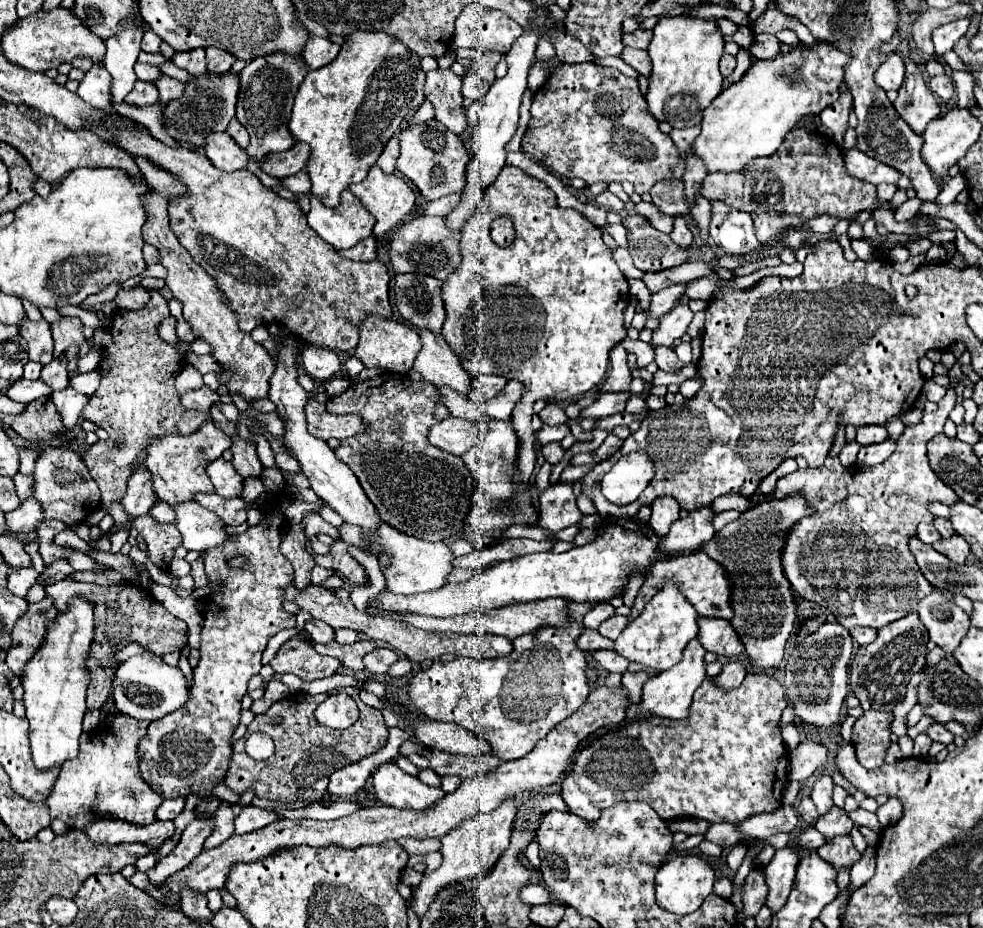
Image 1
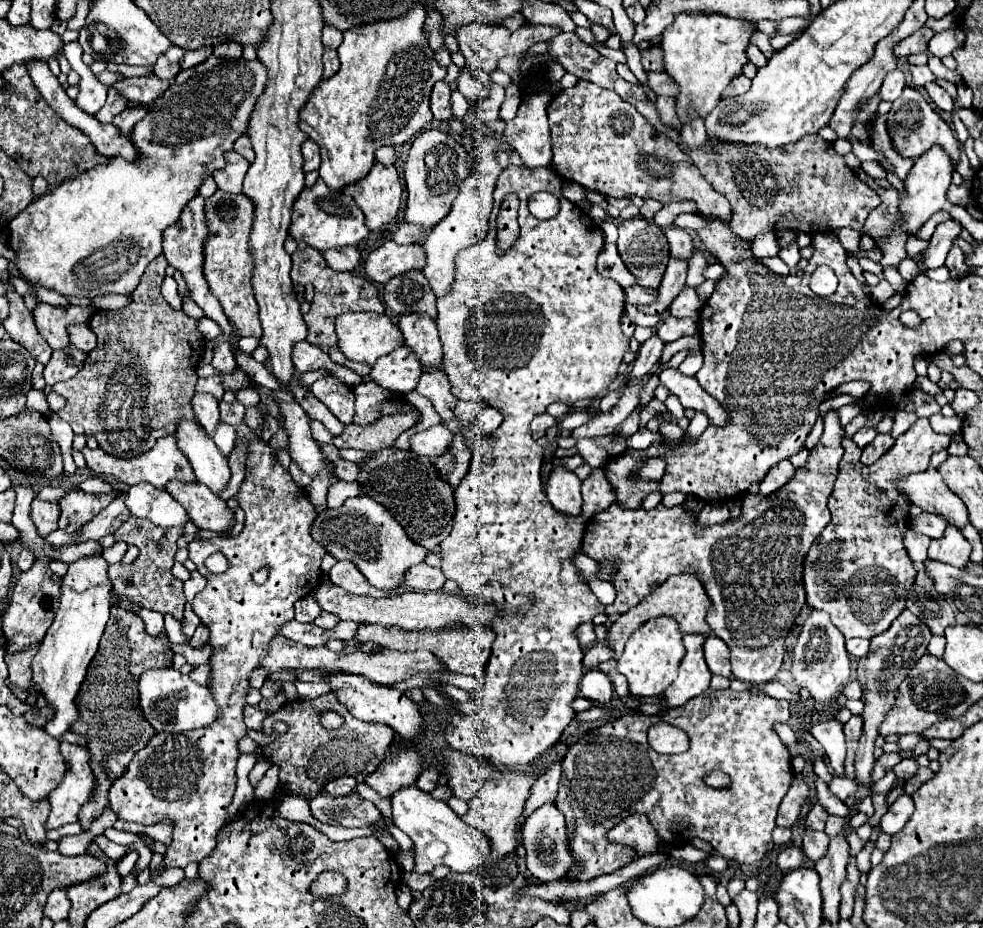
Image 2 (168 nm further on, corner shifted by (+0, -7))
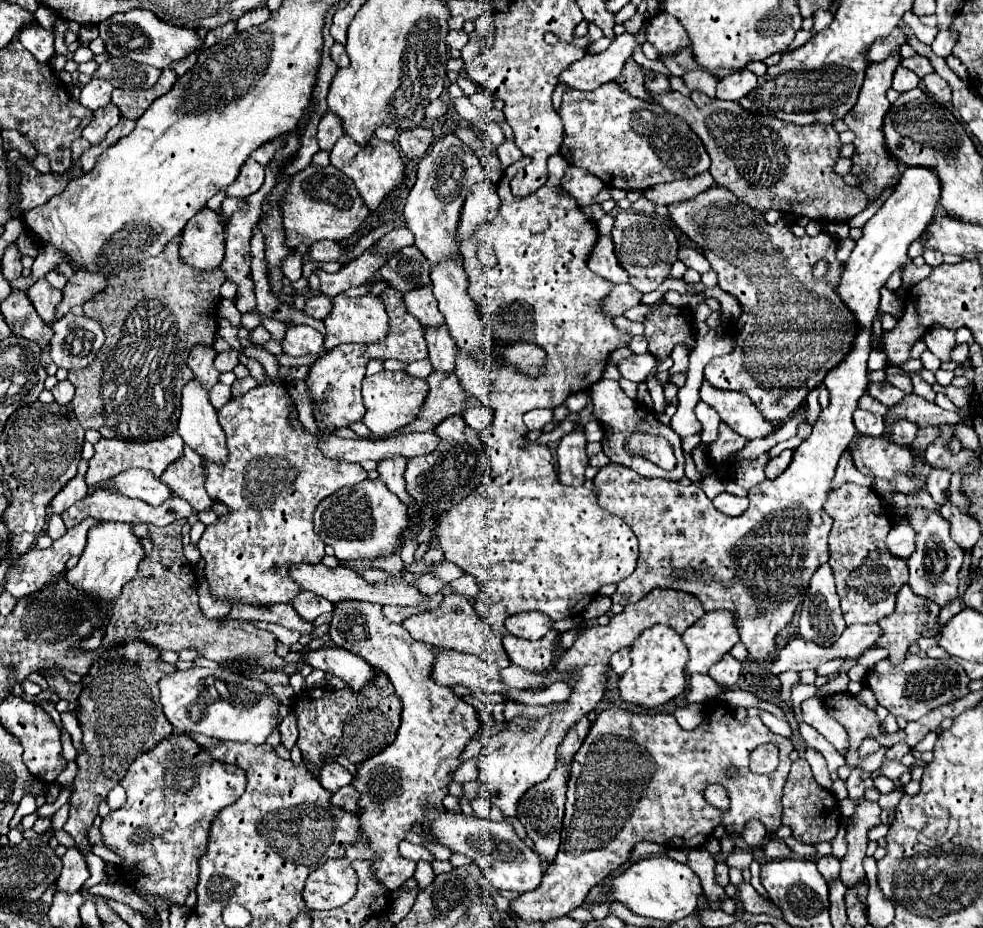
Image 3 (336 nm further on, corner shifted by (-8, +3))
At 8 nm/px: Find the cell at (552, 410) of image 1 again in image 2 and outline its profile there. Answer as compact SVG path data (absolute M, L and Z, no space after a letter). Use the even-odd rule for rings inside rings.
M542 413L542 415L536 415L534 419L532 419L532 423L530 423L530 429L532 431L546 431L548 427L552 427L556 423L556 419L554 417L550 417L548 413Z

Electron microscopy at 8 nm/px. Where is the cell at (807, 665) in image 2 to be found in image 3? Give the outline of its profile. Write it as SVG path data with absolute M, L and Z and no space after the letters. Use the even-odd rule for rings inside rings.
M824 563L810 579L810 587L802 601L800 611L800 635L808 641L836 643L846 629L840 599L832 579L832 569Z

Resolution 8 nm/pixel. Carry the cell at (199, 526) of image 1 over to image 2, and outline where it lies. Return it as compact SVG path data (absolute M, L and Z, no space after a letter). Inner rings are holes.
M148 483L128 487L124 503L134 517L150 519L160 527L184 527L184 523L190 521L184 507L170 493Z

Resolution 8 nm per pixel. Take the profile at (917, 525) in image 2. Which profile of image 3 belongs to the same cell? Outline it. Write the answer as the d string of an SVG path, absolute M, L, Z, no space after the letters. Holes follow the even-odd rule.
M932 469L932 475L928 477L928 483L926 483L926 489L928 493L932 495L932 499L936 503L944 503L944 491L950 483L950 475L948 471L940 471L940 469Z

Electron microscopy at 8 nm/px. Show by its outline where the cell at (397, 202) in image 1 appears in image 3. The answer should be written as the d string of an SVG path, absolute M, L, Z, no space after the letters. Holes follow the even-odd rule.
M342 135L342 139L330 151L330 163L354 181L358 193L362 195L362 199L370 211L376 211L382 205L382 201L404 183L406 167L404 167L404 161L402 161L398 149L392 143L384 143L376 137L372 137L366 147L360 147L358 143L352 143L352 139Z

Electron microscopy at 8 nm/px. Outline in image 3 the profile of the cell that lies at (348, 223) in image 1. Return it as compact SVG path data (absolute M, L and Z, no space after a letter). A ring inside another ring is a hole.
M308 165L292 177L288 195L282 203L282 225L286 229L286 245L298 247L300 243L304 243L306 247L310 247L314 241L320 239L342 241L364 223L368 213L370 211L360 193L356 191L352 179L348 179L342 171L332 165Z

